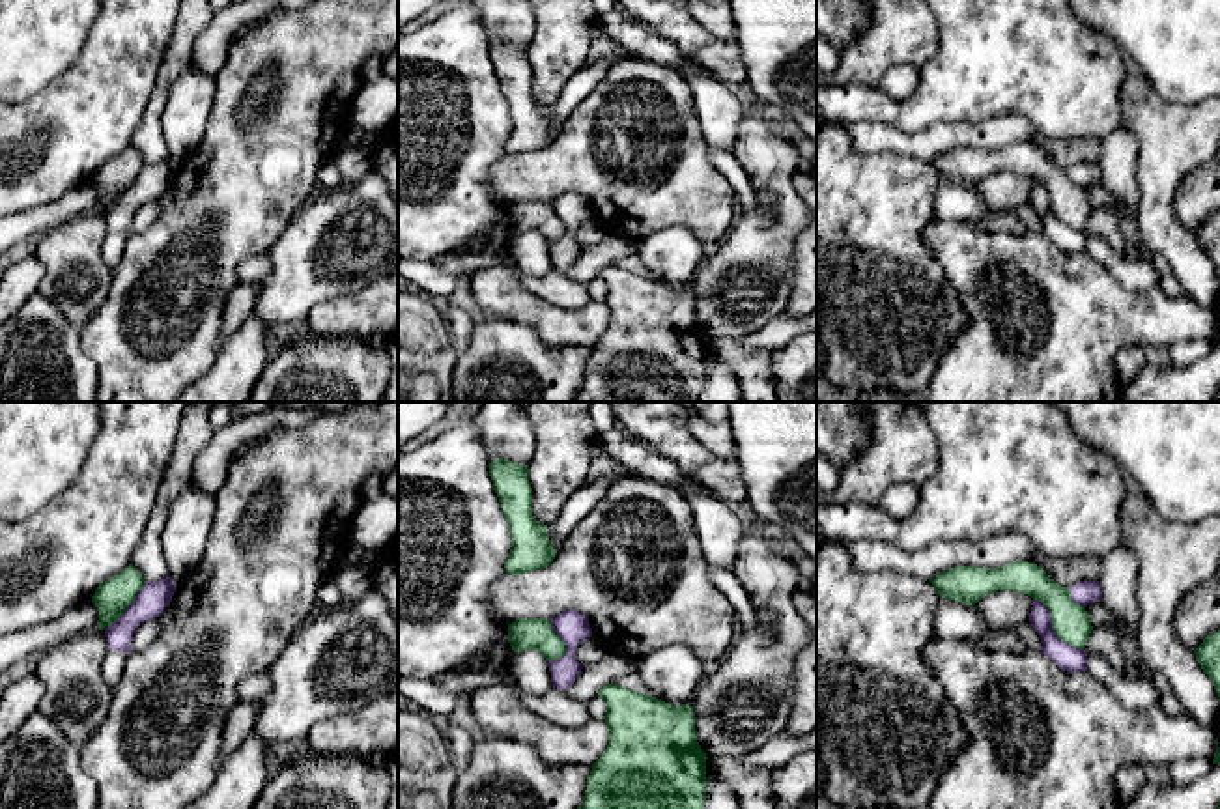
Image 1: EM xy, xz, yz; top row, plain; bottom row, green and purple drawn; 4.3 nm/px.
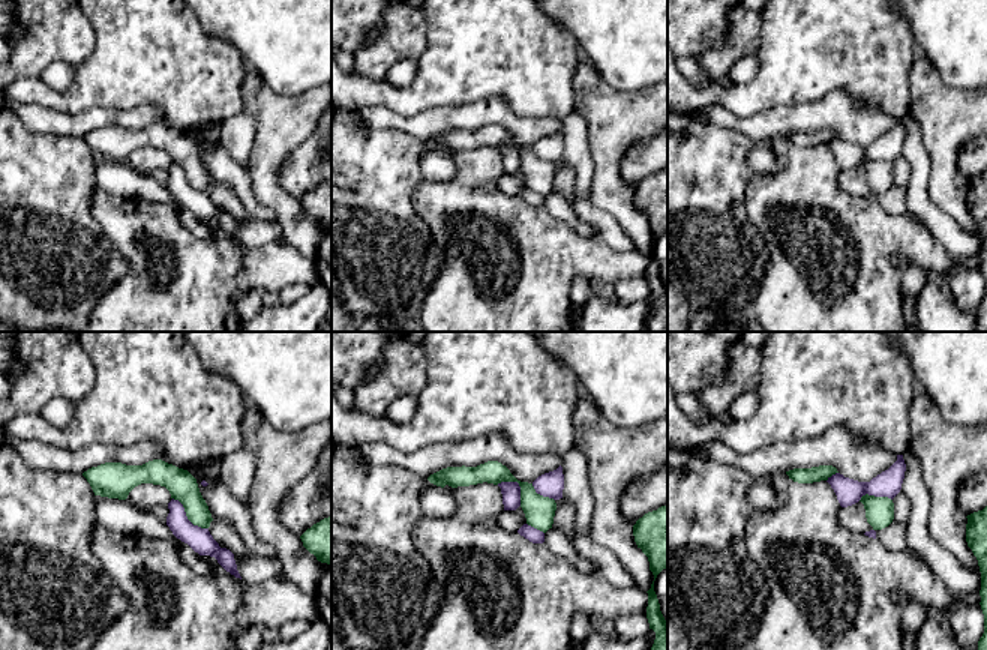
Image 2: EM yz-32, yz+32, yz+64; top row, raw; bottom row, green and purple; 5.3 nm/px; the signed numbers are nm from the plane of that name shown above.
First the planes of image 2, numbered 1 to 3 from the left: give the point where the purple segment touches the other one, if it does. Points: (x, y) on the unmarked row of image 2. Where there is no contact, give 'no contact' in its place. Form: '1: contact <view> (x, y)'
1: contact yz-32 (186, 179)
2: contact yz+32 (518, 146)
3: contact yz+64 (873, 159)

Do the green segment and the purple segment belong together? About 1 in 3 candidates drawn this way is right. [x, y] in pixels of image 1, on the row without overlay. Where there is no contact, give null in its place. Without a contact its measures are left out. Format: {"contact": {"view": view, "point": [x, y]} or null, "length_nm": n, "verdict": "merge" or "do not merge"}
{"contact": {"view": "yz", "point": [1052, 208]}, "length_nm": 320, "verdict": "do not merge"}

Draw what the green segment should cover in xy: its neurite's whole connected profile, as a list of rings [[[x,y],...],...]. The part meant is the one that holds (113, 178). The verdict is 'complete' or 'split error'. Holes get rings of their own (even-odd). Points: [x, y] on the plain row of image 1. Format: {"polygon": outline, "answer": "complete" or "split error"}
{"polygon": [[[133,146],[101,164],[92,177],[92,183],[99,191],[97,209],[105,211],[116,204],[133,185],[144,164],[142,155]]], "answer": "complete"}

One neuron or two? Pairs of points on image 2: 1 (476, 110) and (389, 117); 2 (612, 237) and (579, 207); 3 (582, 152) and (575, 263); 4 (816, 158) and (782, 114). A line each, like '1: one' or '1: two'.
1: one
2: one
3: two
4: two

